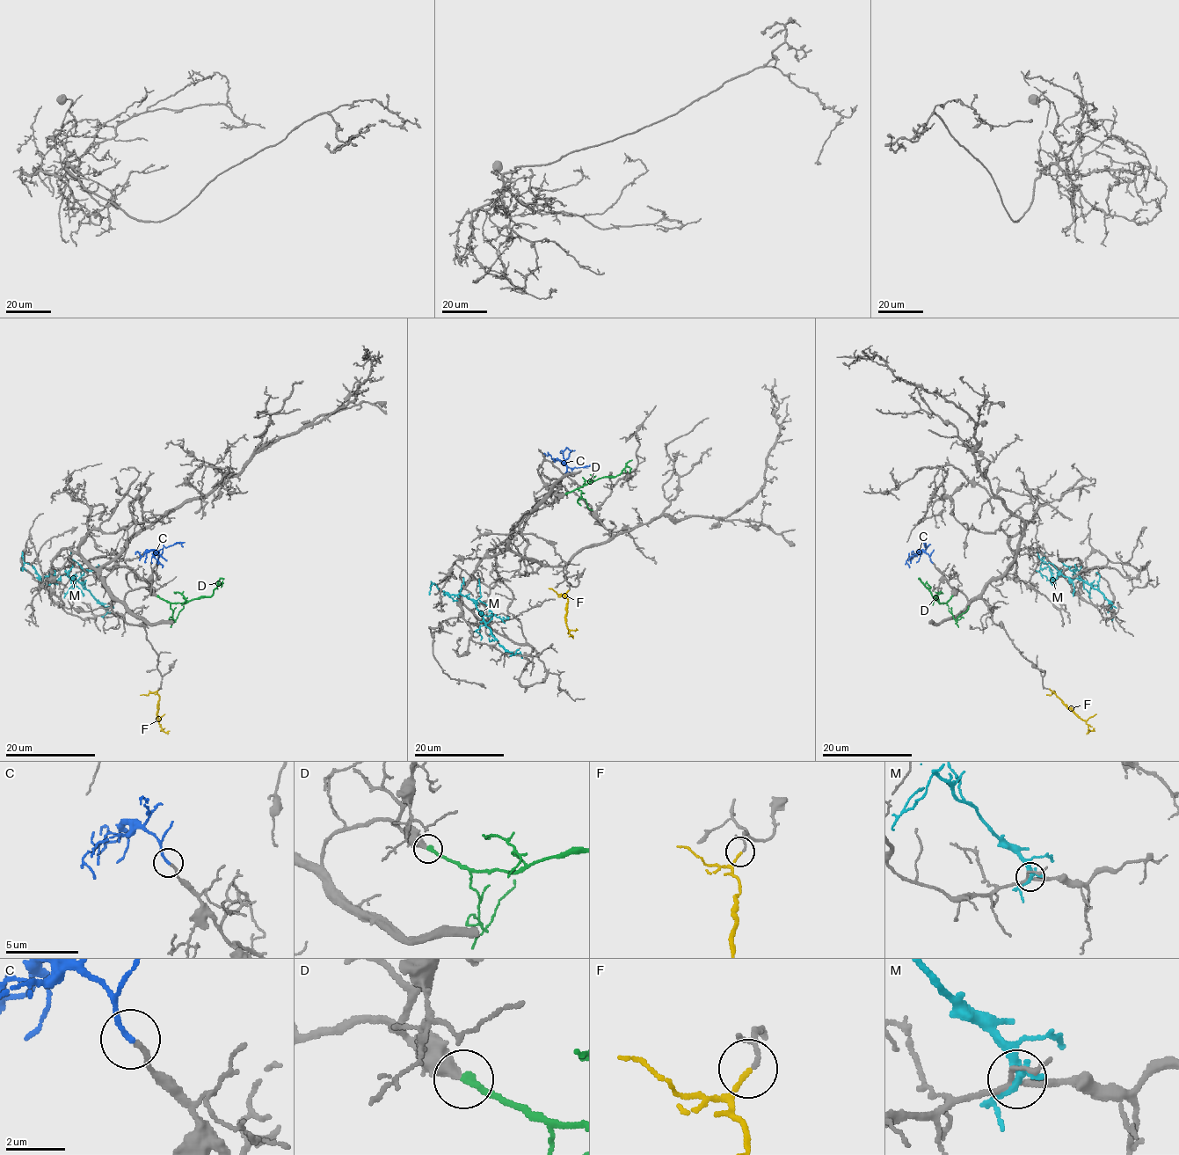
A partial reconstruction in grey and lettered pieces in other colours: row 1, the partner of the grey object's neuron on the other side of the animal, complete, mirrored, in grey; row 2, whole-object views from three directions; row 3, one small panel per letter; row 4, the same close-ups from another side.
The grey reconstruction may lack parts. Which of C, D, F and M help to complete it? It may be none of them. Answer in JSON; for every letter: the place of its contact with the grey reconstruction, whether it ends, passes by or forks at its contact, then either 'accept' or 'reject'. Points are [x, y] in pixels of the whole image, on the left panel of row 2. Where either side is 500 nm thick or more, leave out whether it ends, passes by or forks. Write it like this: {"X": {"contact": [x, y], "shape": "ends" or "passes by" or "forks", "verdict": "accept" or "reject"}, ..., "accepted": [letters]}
{"C": {"contact": [156, 562], "shape": "ends", "verdict": "accept"}, "D": {"contact": [156, 596], "shape": "ends", "verdict": "accept"}, "F": {"contact": [160, 689], "shape": "ends", "verdict": "accept"}, "M": {"contact": [106, 612], "shape": "forks", "verdict": "reject"}, "accepted": ["C", "D", "F"]}

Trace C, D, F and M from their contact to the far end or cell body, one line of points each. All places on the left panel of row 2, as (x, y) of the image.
C: (156, 563), (156, 551), (147, 551), (141, 556), (136, 551), (135, 553)
D: (156, 596), (172, 603), (207, 597), (212, 595), (217, 581), (224, 579)
F: (160, 689), (157, 721), (161, 728), (169, 731)
M: (106, 612), (106, 609), (76, 580), (67, 575), (46, 584), (30, 564), (24, 564), (21, 571)

